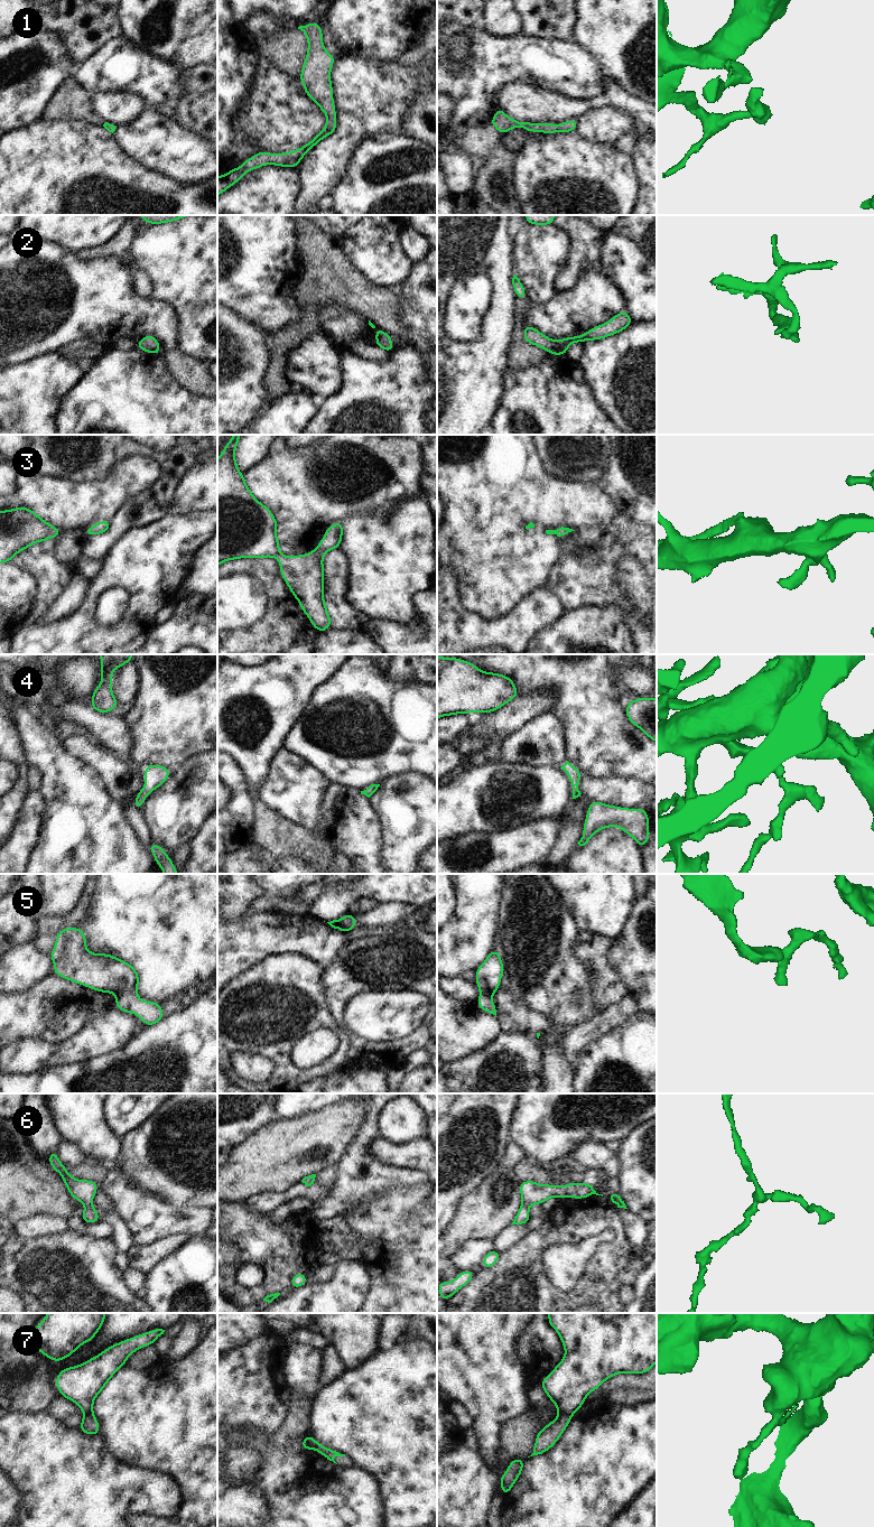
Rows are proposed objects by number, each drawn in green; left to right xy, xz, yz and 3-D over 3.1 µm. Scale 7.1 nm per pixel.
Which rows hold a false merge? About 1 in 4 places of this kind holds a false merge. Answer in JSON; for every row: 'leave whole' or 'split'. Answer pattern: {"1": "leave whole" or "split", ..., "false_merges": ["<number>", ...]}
{"1": "leave whole", "2": "split", "3": "leave whole", "4": "leave whole", "5": "split", "6": "leave whole", "7": "split", "false_merges": ["2", "5", "7"]}

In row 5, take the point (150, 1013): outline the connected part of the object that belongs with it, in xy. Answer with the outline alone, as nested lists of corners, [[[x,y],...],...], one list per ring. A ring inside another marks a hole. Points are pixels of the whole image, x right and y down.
[[[134,991],[119,995],[114,1005],[124,1013],[137,1014],[146,1026],[151,1026],[164,1019],[162,1007],[158,1002],[141,1000]]]

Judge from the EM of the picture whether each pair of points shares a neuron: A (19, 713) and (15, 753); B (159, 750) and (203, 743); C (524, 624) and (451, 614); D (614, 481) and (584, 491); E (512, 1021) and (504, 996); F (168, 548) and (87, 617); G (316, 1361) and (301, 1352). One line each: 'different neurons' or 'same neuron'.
A: different neurons
B: same neuron
C: same neuron
D: different neurons
E: same neuron
F: same neuron
G: same neuron

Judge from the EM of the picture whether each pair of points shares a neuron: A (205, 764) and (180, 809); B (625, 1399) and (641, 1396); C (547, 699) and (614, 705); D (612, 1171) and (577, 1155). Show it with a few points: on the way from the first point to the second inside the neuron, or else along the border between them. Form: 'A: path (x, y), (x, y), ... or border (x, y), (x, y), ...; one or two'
A: path (205, 775), (205, 780), (187, 798); one
B: path (629, 1397), (638, 1397); one
C: border (527, 694), (549, 689), (552, 692), (551, 713); two
D: path (603, 1162), (595, 1155), (586, 1155); one

